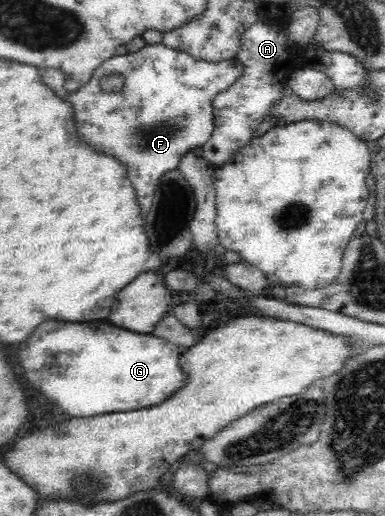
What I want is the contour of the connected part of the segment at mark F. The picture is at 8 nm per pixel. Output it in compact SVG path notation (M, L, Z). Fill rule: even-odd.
M160 42L146 44L136 52L112 56L96 68L92 77L82 87L78 87L72 93L66 91L65 73L62 71L56 68L45 68L40 75L42 75L42 81L60 99L74 105L78 135L96 151L112 155L128 167L127 179L135 189L139 209L145 217L152 205L152 195L160 177L166 172L177 169L184 153L203 146L210 139L214 128L214 97L224 89L230 88L230 85L242 76L242 62L236 57L219 62L202 61L177 49L166 47ZM110 74L122 76L124 85L120 91L104 91L100 87L100 80Z

